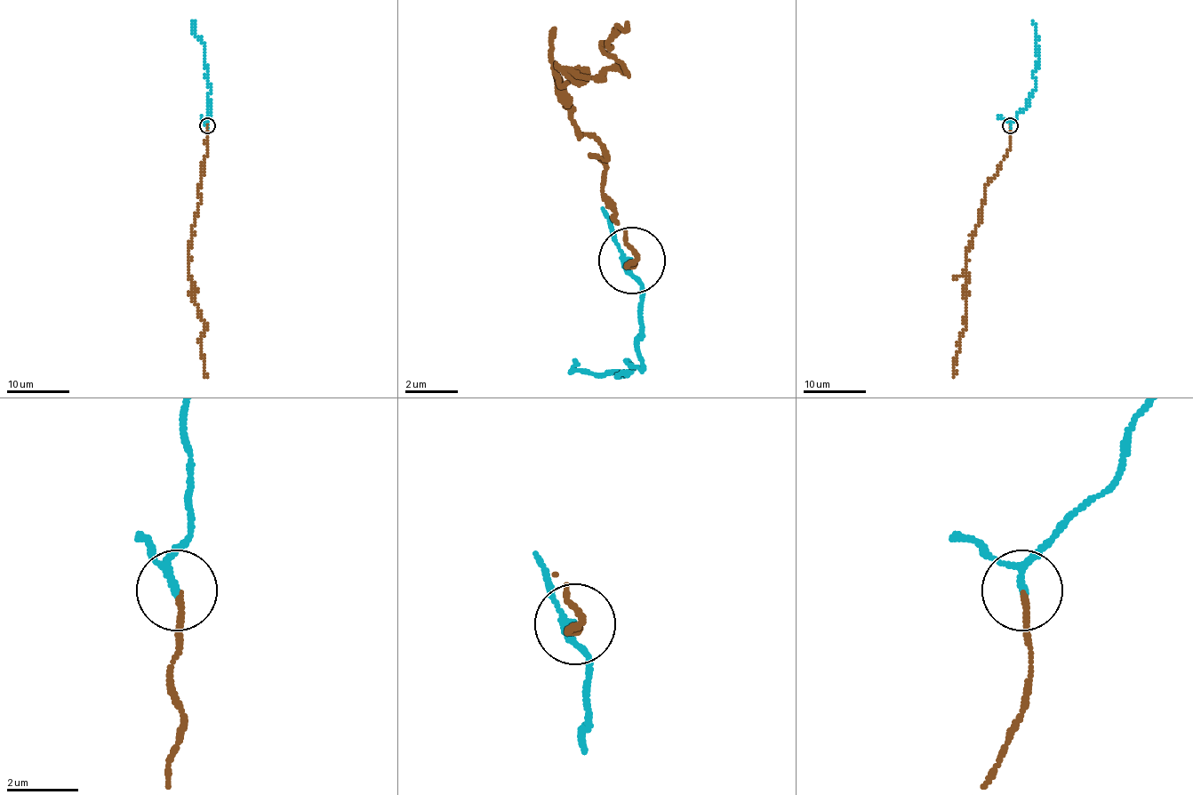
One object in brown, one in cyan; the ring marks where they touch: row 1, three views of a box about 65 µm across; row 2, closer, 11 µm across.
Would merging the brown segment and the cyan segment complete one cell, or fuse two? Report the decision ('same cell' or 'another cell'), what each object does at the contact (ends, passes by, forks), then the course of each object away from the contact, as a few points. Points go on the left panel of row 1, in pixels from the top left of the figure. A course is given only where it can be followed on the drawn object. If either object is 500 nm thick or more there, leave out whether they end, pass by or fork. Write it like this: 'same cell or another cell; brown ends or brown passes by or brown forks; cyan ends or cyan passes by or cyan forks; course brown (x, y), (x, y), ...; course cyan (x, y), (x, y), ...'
same cell; brown ends; cyan passes by; course brown (208, 125), (189, 252), (196, 288), (192, 302), (206, 325), (200, 338), (206, 376); course cyan (206, 125), (205, 121), (210, 115), (210, 87), (205, 76), (205, 45), (194, 32), (192, 21)

